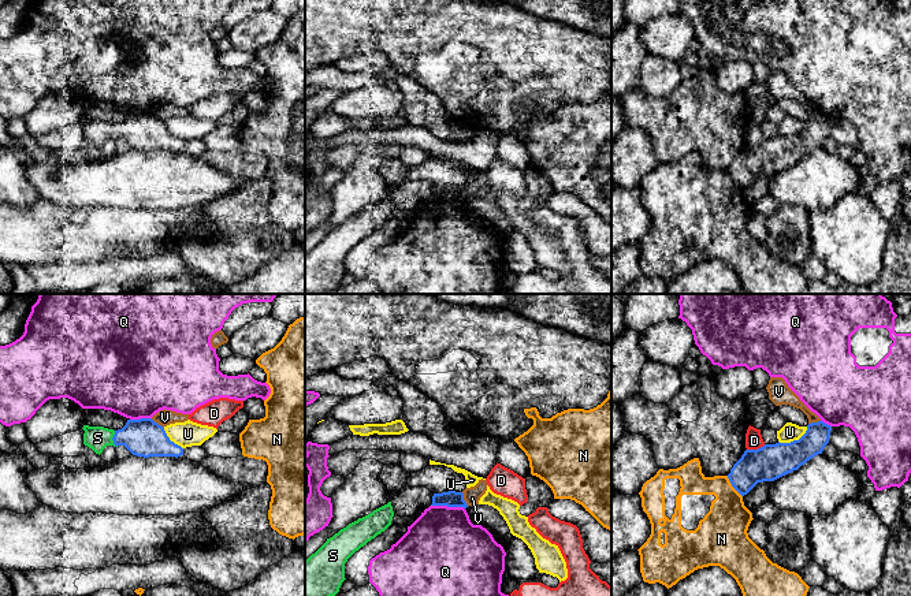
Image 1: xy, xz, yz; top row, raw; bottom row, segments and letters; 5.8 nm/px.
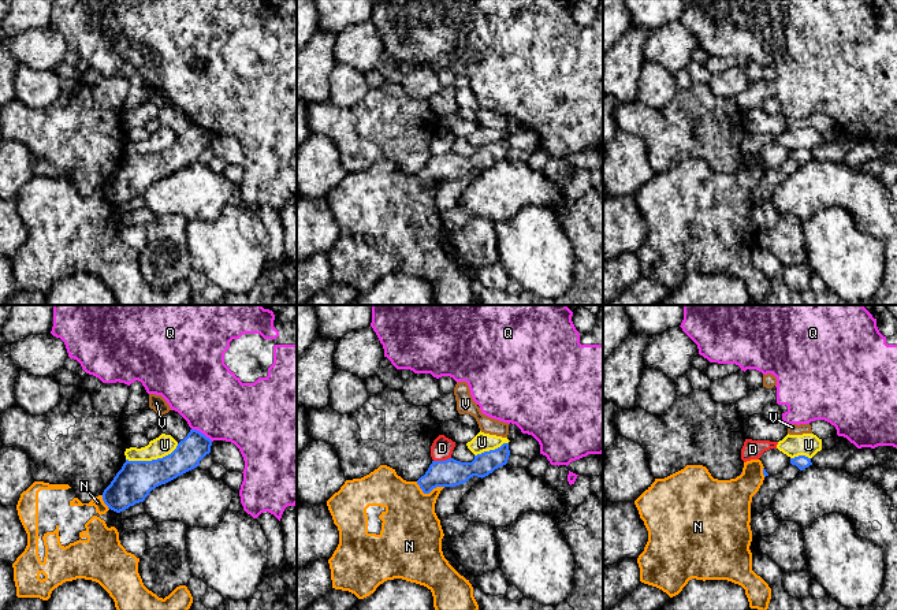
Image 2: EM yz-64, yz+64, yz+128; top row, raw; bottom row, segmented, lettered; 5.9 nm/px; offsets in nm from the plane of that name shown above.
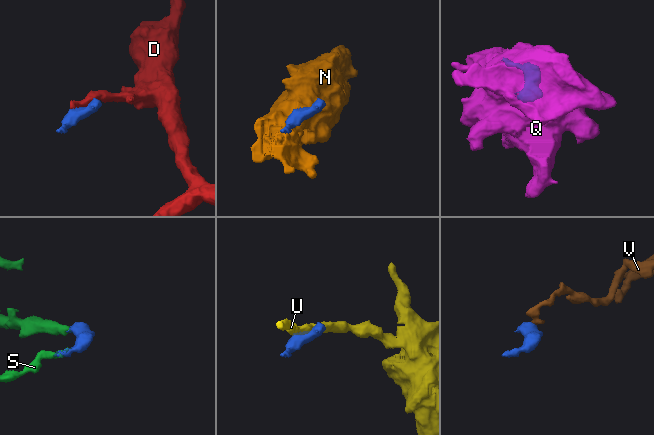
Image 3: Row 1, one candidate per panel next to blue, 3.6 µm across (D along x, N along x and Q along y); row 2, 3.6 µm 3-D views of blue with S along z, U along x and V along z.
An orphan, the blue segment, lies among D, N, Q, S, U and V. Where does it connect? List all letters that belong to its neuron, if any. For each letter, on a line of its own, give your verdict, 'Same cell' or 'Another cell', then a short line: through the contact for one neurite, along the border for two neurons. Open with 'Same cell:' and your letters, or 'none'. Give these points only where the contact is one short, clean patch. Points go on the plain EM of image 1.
Same cell: S
D: Another cell. Line: yz (765, 138), (747, 144)
N: Another cell. Line: yz (727, 170), (731, 179), (742, 190)
Q: Another cell. Line: xz (431, 198), (461, 200), (464, 202)
S: Same cell
U: Another cell. Line: yz (807, 120), (798, 133), (779, 136)
V: Another cell. Line: xz (461, 186), (468, 198)

